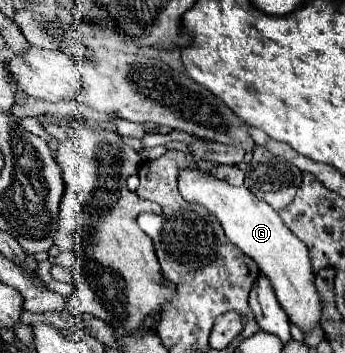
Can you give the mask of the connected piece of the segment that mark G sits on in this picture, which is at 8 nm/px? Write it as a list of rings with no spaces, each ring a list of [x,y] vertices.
[[[182,170],[178,178],[178,188],[184,200],[206,206],[220,220],[228,240],[258,264],[258,268],[272,282],[278,304],[284,306],[286,316],[292,324],[296,324],[302,332],[310,332],[320,324],[324,302],[314,286],[316,274],[310,266],[308,248],[284,226],[278,212],[256,198],[246,186],[232,186],[224,180],[196,170]]]

